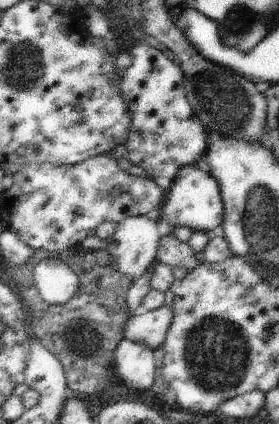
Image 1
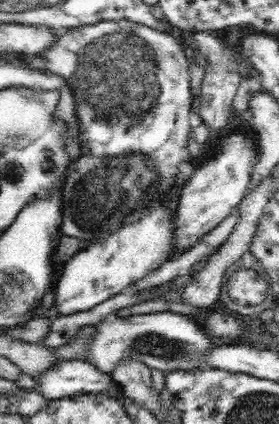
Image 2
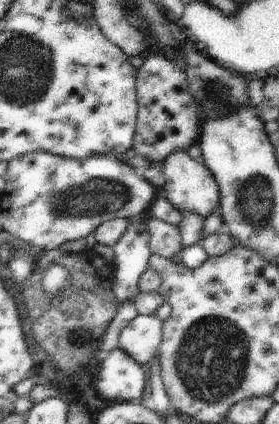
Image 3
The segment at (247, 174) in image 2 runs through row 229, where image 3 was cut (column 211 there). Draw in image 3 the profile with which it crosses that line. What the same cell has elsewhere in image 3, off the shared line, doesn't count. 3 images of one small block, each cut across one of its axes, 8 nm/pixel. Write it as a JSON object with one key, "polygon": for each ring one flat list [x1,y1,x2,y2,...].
{"polygon":[[175,152,165,160,161,166,161,178,161,194,165,194,169,204,173,204,181,214,197,214,207,218,209,214,219,212,219,186,213,174,205,164,197,164,195,160,191,160,187,152]]}

